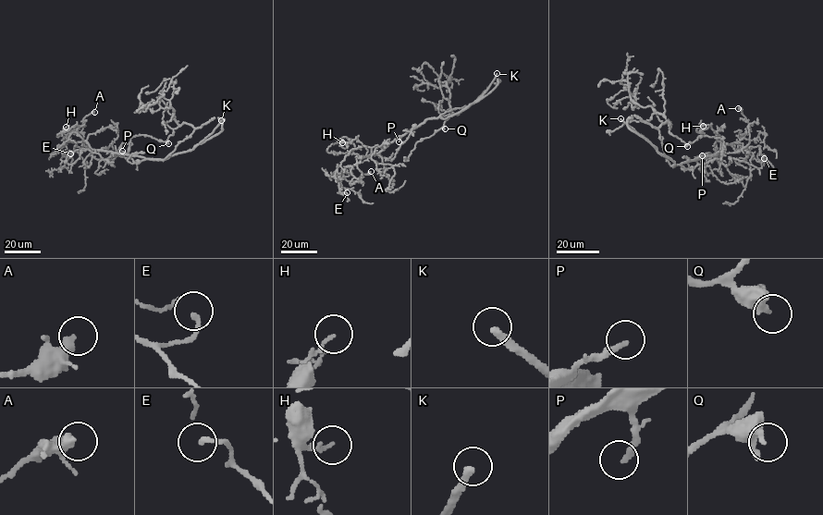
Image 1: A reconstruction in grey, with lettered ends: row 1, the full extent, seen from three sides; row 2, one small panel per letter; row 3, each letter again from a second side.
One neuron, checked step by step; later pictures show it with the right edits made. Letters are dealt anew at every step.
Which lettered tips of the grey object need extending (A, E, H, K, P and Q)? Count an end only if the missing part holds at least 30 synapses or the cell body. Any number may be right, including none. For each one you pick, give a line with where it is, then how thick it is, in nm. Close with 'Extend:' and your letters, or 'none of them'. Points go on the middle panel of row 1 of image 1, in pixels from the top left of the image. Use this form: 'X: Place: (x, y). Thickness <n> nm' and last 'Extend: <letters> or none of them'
K: Place: (497, 73). Thickness 300 nm
P: Place: (399, 141). Thickness 220 nm
Extend: K, P

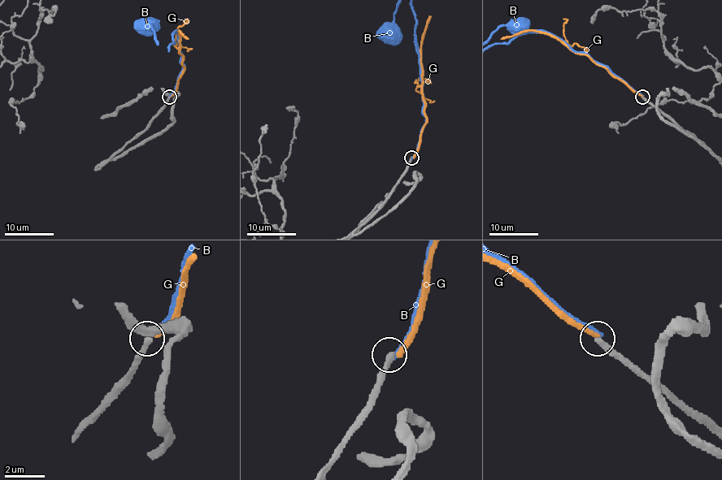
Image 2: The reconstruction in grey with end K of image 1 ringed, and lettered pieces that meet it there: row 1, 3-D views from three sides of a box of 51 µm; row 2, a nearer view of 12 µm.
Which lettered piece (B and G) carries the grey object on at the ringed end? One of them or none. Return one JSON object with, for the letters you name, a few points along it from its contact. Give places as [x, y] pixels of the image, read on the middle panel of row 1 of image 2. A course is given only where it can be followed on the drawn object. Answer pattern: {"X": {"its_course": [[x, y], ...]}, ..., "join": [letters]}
{"join": []}

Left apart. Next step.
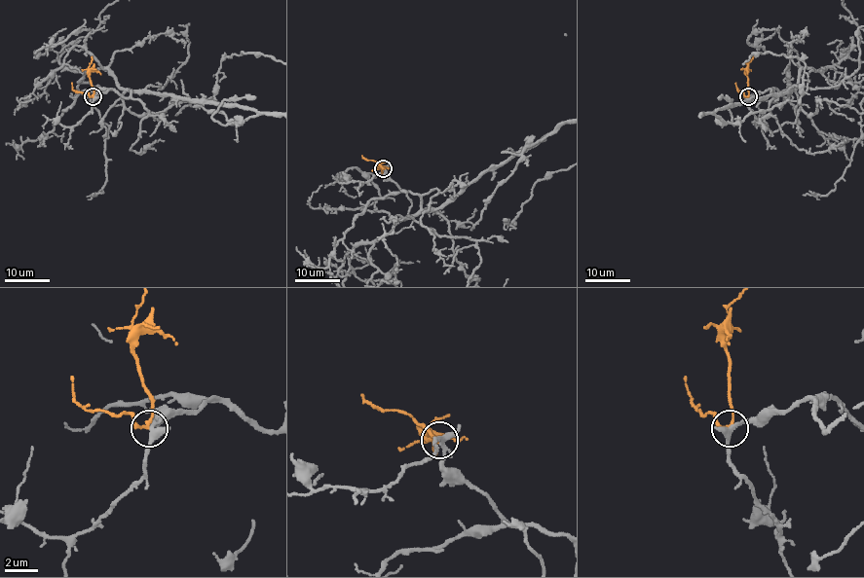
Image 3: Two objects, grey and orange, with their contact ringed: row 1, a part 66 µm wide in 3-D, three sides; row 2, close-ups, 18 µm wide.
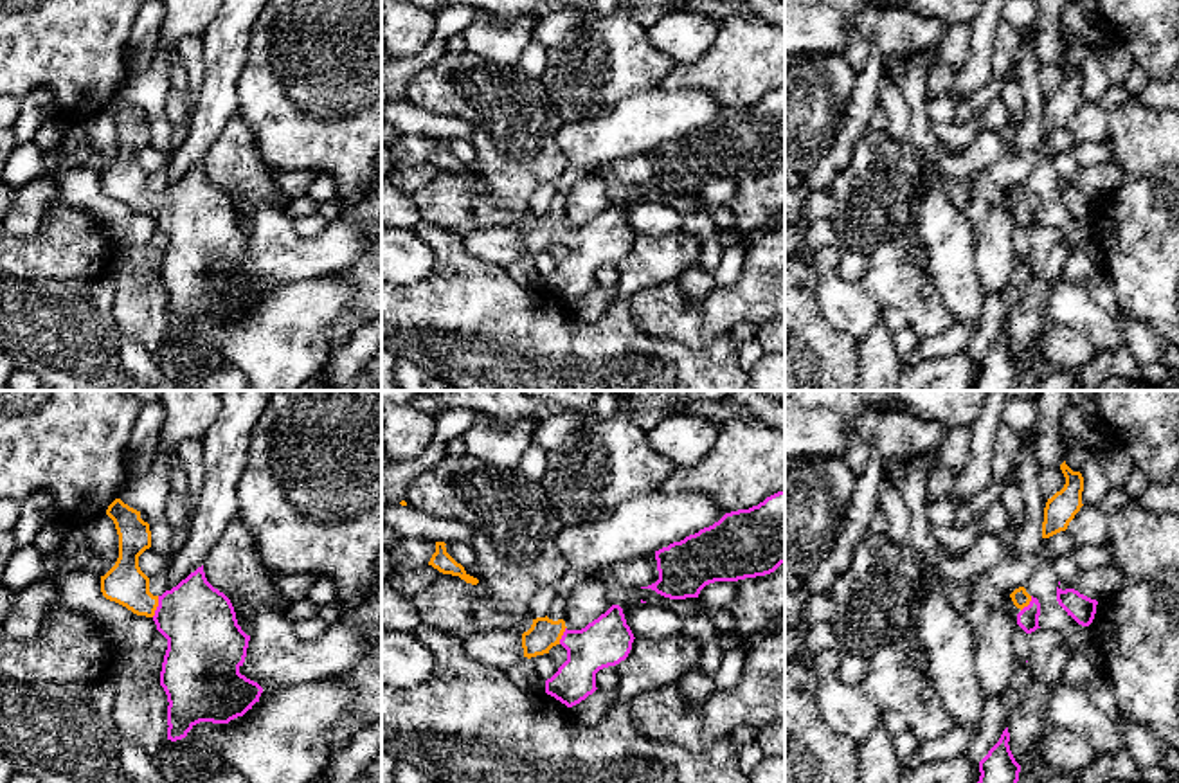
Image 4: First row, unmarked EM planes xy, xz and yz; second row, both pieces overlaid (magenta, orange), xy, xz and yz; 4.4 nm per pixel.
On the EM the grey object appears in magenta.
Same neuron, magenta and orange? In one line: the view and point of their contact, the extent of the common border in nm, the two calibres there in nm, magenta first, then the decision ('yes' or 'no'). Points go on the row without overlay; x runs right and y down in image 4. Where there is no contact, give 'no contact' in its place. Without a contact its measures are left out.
meets magenta in xy at (157, 204); contact 100 nm long; 320 nm thick on the magenta side, 190 nm on the other; yes

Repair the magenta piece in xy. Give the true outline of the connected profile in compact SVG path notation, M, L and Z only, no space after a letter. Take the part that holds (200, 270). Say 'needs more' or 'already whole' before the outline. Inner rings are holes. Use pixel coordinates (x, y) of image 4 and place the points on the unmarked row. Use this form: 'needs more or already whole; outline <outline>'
needs more; outline M115 95L106 112L119 131L119 155L101 173L101 189L137 212L151 214L167 236L160 283L167 292L167 337L176 338L200 319L229 320L243 313L263 284L239 270L250 232L238 221L230 196L214 185L203 162L162 193L149 189L139 153L151 144L140 108Z

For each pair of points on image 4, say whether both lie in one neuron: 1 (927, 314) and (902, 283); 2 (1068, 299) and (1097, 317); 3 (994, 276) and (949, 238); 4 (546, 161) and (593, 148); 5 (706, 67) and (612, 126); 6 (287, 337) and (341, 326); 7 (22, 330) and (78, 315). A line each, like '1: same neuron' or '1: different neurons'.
1: same neuron
2: same neuron
3: different neurons
4: different neurons
5: different neurons
6: different neurons
7: same neuron

